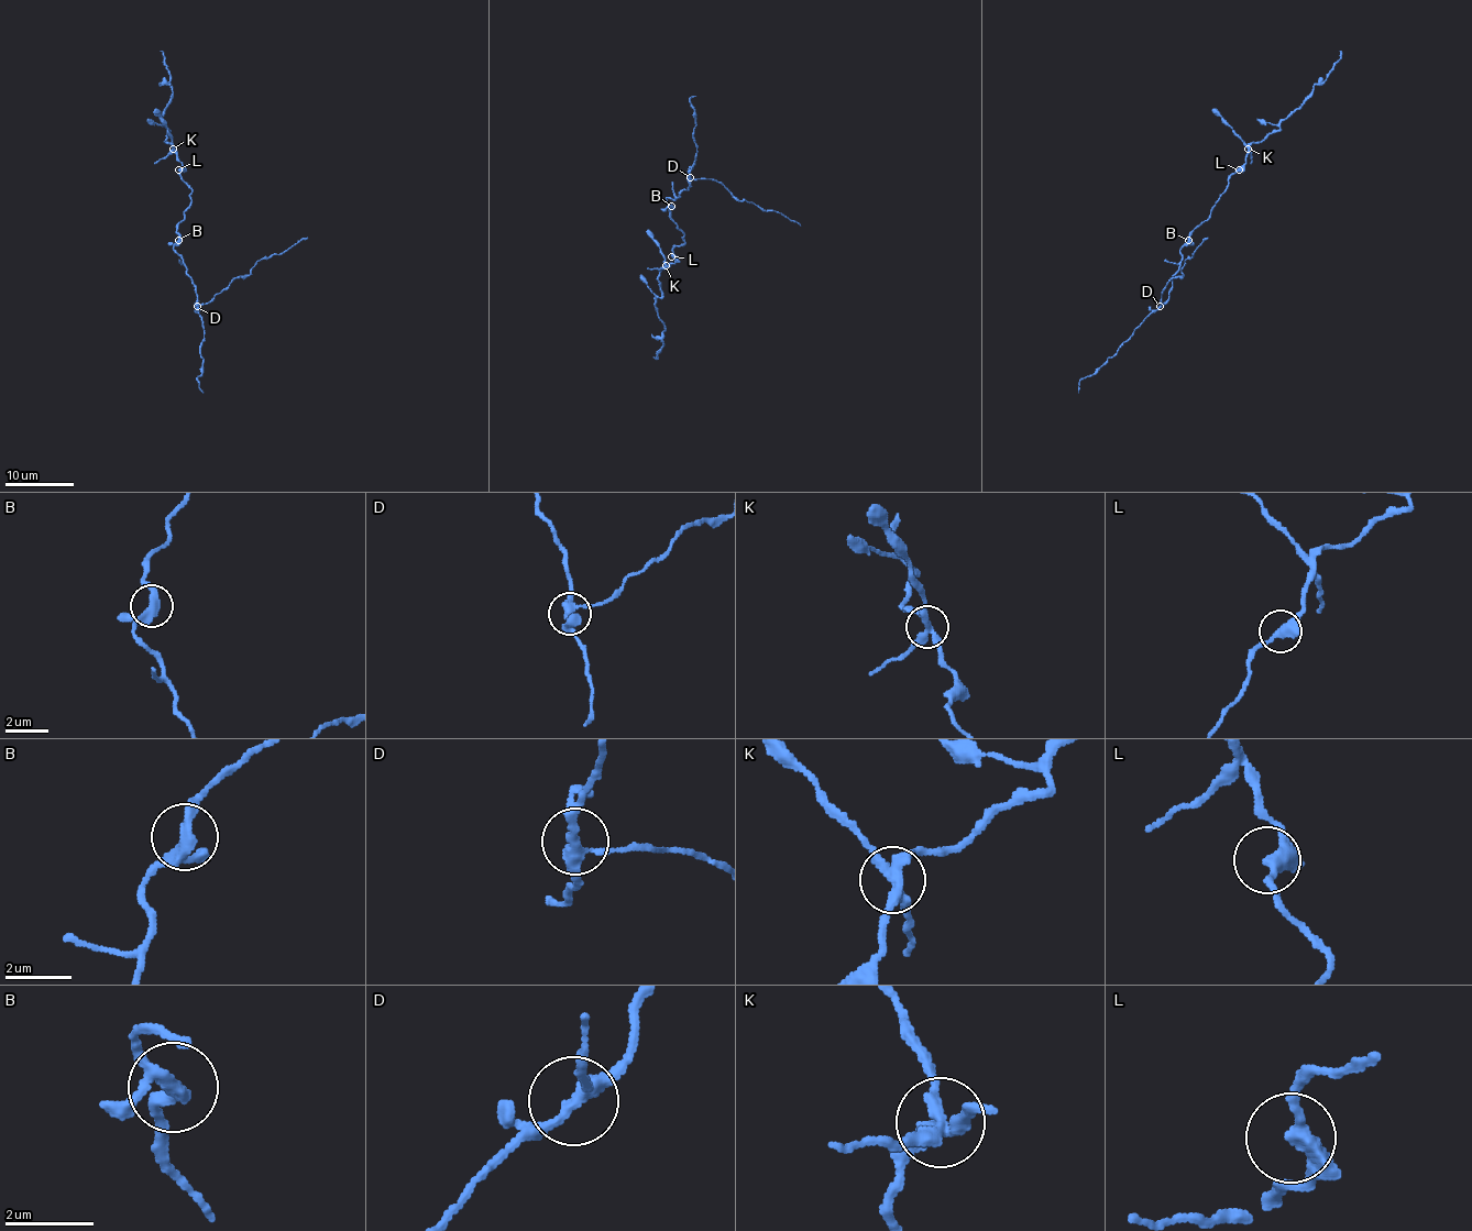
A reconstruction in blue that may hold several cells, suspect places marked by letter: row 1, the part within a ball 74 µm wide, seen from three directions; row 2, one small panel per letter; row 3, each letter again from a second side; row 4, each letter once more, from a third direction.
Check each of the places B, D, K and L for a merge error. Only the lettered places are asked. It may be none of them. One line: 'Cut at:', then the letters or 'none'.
Cut at: D, K

